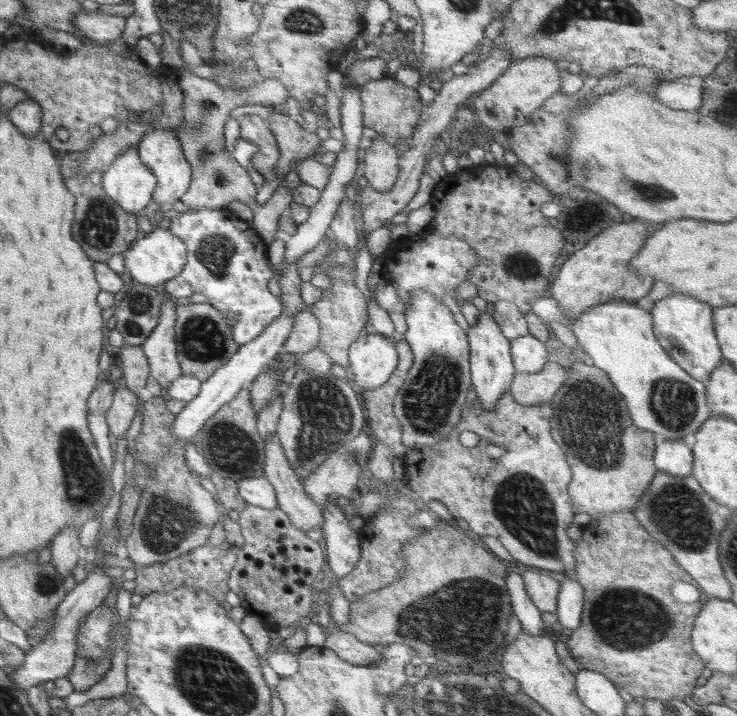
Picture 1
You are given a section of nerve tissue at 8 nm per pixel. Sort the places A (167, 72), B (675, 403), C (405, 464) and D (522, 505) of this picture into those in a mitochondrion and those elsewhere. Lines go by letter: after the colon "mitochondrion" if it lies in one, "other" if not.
A: other
B: mitochondrion
C: other
D: mitochondrion

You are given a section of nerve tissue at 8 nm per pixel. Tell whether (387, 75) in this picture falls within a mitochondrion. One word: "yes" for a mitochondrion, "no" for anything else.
no

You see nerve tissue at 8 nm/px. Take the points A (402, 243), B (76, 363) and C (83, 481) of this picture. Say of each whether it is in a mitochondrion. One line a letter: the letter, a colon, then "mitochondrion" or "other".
A: other
B: other
C: mitochondrion

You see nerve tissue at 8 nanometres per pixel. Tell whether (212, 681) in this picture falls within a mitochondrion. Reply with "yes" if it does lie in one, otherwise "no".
yes

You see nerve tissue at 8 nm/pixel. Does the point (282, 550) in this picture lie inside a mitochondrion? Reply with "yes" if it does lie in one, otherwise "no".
no

